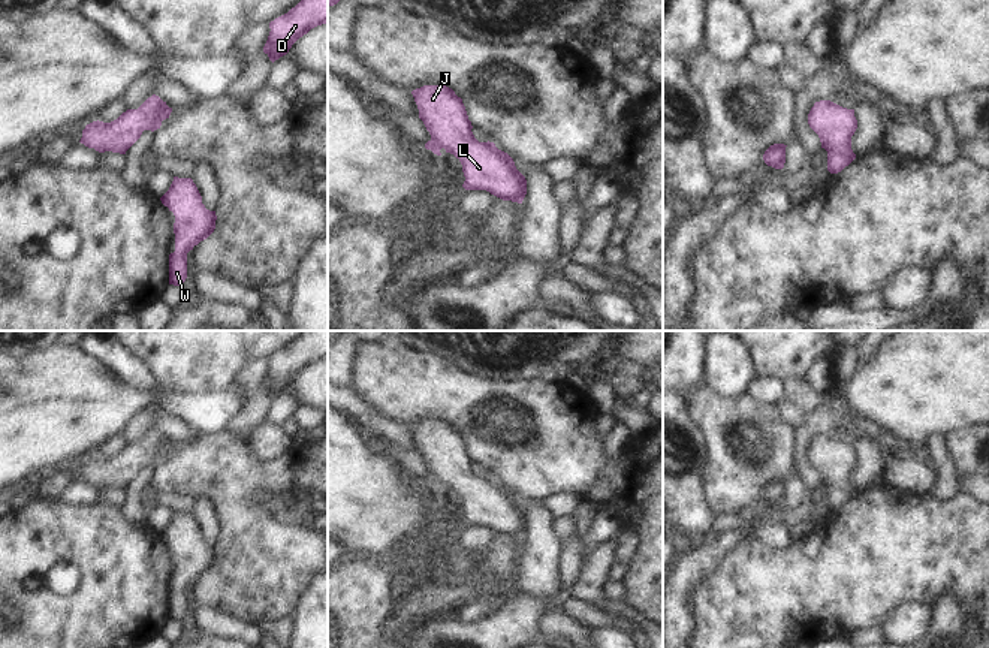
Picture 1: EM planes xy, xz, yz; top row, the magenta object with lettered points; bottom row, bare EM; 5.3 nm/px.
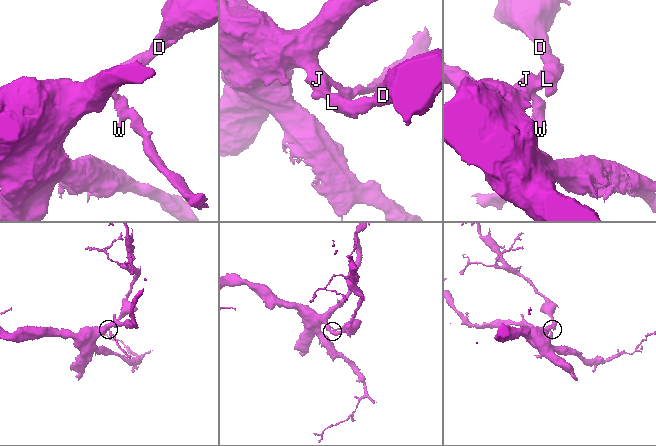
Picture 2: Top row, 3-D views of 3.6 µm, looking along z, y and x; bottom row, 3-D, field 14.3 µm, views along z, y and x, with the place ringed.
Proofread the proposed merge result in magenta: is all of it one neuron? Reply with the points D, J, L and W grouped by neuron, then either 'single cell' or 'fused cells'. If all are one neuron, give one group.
D J L W; single cell

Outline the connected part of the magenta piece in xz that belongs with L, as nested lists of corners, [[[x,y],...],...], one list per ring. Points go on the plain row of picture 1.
[[[423,421],[411,427],[431,474],[426,485],[453,489],[462,500],[465,525],[486,525],[503,534],[522,539],[527,515],[513,494],[494,477],[479,477],[471,464],[462,434],[446,421]]]

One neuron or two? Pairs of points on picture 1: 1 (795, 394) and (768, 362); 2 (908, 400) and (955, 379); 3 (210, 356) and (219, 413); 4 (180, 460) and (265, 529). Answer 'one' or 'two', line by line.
1: two
2: one
3: two
4: one

